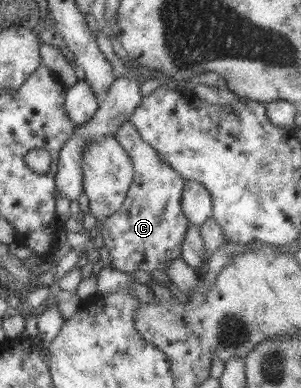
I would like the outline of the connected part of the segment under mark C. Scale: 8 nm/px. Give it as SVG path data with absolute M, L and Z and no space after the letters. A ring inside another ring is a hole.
M129 121L116 131L115 139L130 157L134 176L120 209L100 224L111 265L127 274L133 274L138 269L149 273L154 269L165 270L170 260L181 257L184 235L192 225L181 204L186 181L140 138Z

